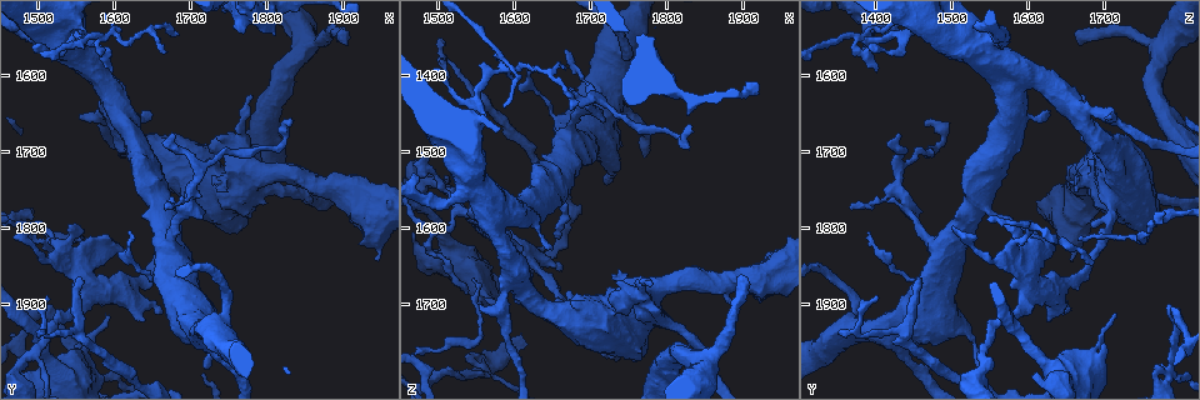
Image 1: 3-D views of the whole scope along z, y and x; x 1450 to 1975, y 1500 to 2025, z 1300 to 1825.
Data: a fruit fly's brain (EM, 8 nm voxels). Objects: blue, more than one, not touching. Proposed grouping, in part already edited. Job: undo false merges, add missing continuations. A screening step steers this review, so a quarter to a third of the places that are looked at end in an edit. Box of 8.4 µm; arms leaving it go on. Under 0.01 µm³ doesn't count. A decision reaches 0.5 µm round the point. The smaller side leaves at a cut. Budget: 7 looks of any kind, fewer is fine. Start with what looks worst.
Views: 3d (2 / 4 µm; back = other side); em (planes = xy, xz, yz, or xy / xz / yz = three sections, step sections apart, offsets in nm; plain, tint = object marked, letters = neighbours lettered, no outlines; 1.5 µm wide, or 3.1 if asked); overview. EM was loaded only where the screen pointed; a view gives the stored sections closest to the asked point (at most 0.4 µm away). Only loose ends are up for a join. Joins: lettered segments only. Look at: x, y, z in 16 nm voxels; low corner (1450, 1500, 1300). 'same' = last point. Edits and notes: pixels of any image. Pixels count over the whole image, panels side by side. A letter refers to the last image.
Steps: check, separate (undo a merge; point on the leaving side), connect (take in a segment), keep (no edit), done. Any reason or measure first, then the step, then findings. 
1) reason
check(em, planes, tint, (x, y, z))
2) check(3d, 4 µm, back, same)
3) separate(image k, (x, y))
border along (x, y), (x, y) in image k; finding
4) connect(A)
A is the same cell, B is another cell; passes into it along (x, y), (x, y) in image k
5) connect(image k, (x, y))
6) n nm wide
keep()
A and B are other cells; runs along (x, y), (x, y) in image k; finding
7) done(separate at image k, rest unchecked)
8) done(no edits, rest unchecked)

branch stops here
check(em, xy, step 4, tint, (1900, 1560, 1670))

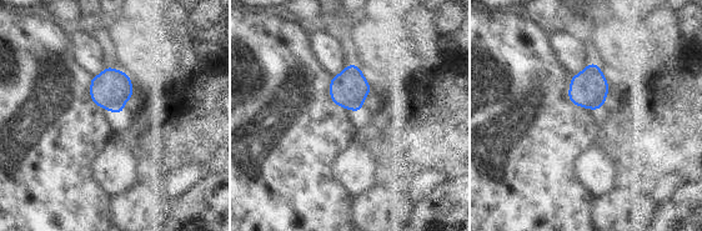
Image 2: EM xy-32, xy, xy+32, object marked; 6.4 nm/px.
check(em, planes, letters, same)

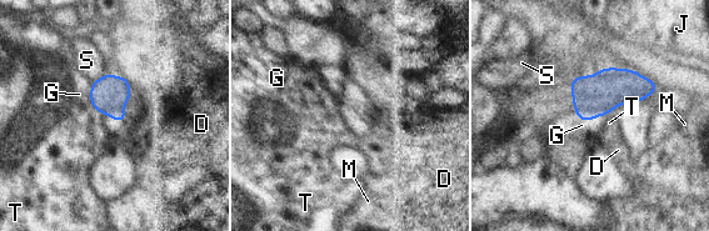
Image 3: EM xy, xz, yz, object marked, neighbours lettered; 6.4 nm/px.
keep()
D, G, J, M, S and T are other cells; border along (610, 113), (585, 121) in image 3; none of them fits

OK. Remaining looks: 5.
three-way junction
check(3d, 4 µm, (1560, 1985, 1785))

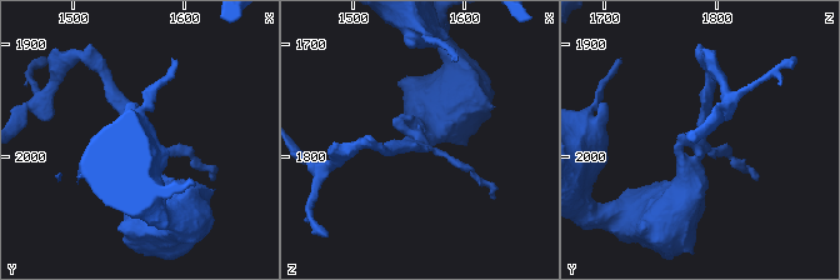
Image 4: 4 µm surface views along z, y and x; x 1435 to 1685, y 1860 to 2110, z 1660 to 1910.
3 arms; need the tissue
check(em, xy, step 8, tint, (1558, 1986, 1786))

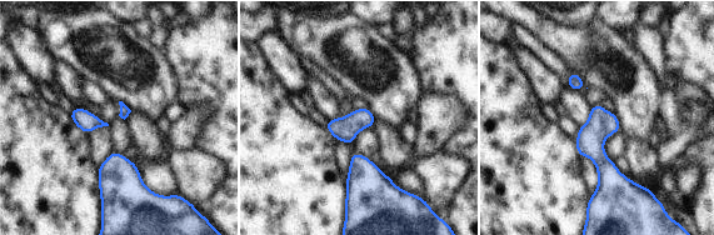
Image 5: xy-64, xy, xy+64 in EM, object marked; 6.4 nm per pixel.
cut it another way
check(em, xz, step 4, letters, same)

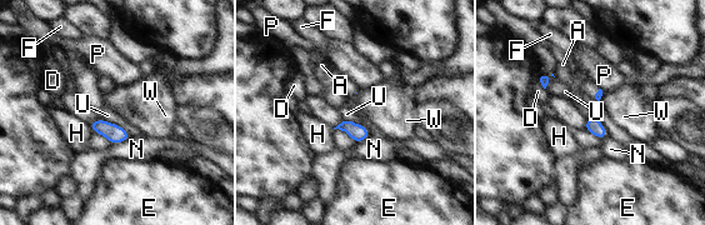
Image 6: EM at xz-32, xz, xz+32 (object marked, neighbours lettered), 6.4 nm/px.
U touches over 240 nm
keep()
A, D, E, F, H, N, P, U and W are other cells; border along (100, 118), (120, 125), (131, 136) in image 6; all the same neuron

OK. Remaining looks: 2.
three-way junction
check(3d, 4 µm, back, (1585, 1565, 1380))

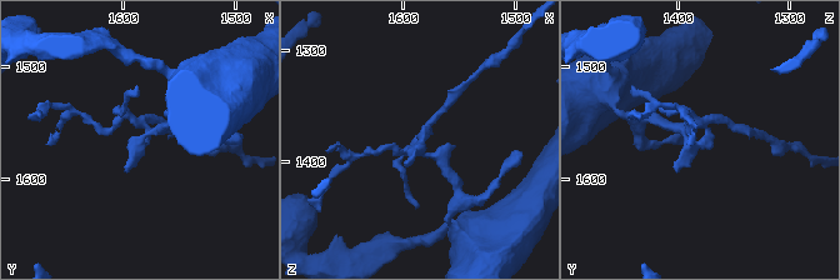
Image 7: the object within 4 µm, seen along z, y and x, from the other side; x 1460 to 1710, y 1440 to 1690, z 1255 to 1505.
shape alone is not enough
check(em, planes, letters, (1584, 1568, 1380))

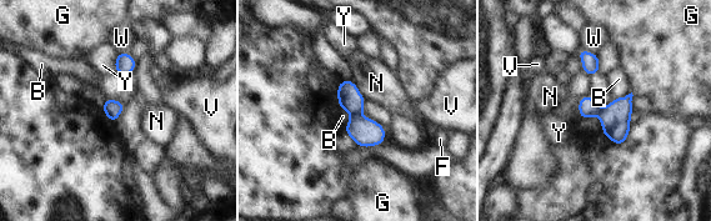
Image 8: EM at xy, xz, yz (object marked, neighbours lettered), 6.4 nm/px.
separate(image 8, (349, 98))
B, F, G, N, V, W and Y are other cells; border along (359, 112), (351, 115) in image 8; two neurons meet here

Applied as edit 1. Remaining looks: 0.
done(separate at image 8, rest unchecked)

